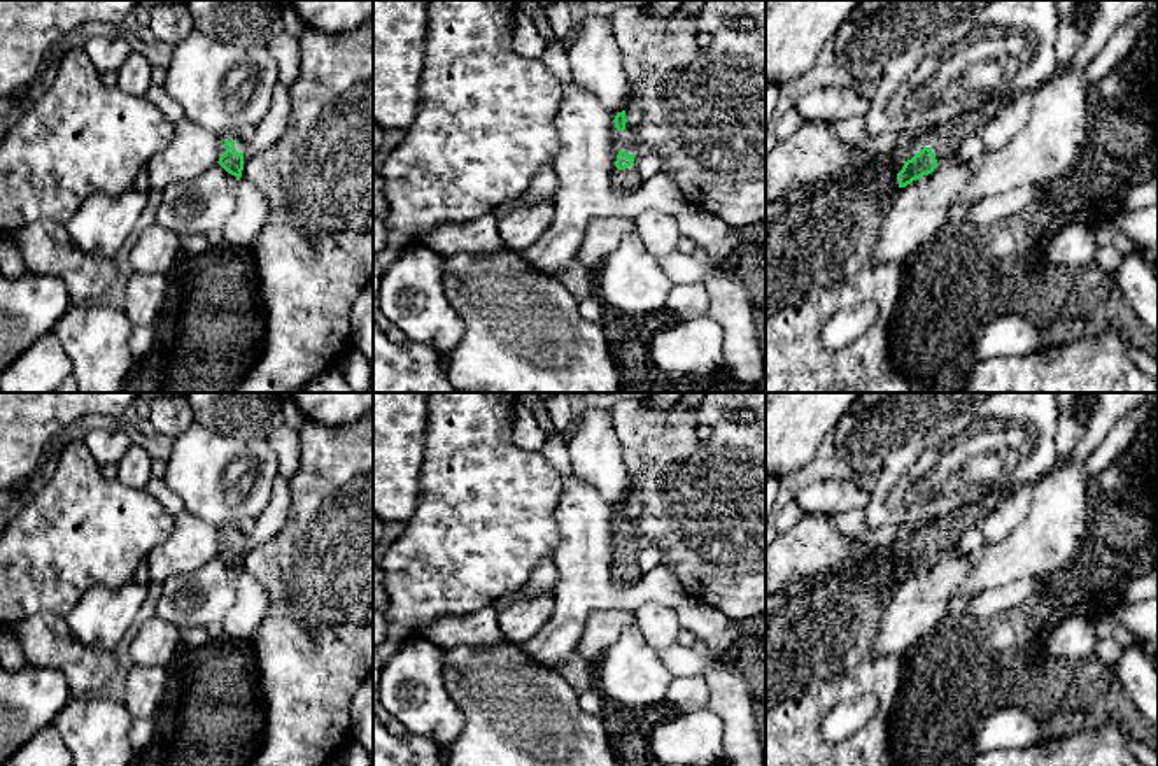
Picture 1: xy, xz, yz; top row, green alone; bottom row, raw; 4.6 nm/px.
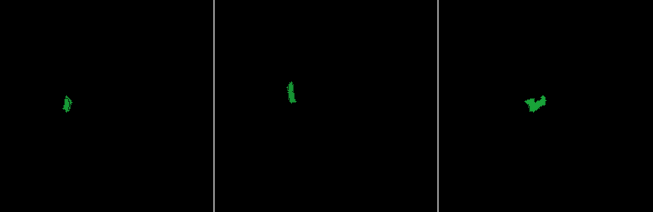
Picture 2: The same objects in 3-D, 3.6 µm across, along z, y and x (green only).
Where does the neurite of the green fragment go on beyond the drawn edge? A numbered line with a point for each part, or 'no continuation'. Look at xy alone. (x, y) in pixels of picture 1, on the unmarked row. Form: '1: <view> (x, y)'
no continuation

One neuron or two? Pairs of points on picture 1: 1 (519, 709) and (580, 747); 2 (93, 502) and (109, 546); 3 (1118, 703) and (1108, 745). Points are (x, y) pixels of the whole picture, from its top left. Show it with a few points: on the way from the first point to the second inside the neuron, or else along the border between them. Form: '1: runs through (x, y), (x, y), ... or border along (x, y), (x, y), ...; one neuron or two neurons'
1: runs through (535, 724), (557, 747), (564, 747); one neuron
2: runs through (93, 512), (93, 530), (98, 535); one neuron
3: border along (1122, 719), (1109, 717), (1076, 733); two neurons

